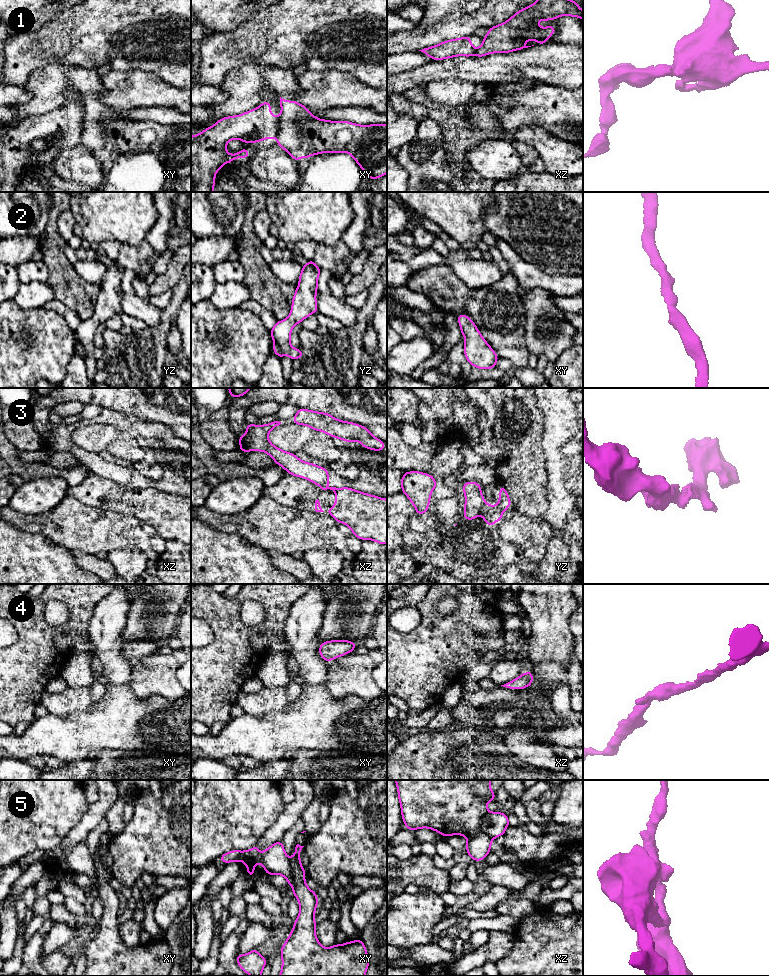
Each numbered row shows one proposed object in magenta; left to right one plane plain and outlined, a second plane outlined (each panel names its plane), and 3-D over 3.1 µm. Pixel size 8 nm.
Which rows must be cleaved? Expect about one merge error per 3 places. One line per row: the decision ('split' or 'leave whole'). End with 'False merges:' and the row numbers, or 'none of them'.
1: split
2: leave whole
3: split
4: leave whole
5: leave whole
False merges: 1, 3

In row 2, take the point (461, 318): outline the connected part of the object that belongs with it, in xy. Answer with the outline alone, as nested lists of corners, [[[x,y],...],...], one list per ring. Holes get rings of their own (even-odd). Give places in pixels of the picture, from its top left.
[[[462,314],[456,318],[461,328],[461,334],[465,338],[464,355],[471,366],[479,369],[496,367],[499,357],[480,334],[475,323],[468,315]]]

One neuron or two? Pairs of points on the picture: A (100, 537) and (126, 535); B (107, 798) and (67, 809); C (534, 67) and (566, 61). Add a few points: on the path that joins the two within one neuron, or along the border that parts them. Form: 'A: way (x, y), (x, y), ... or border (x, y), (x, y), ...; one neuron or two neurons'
A: way (106, 535), (120, 535); one neuron
B: border (88, 804), (86, 812), (75, 824); two neurons
C: way (542, 63), (558, 63); one neuron

